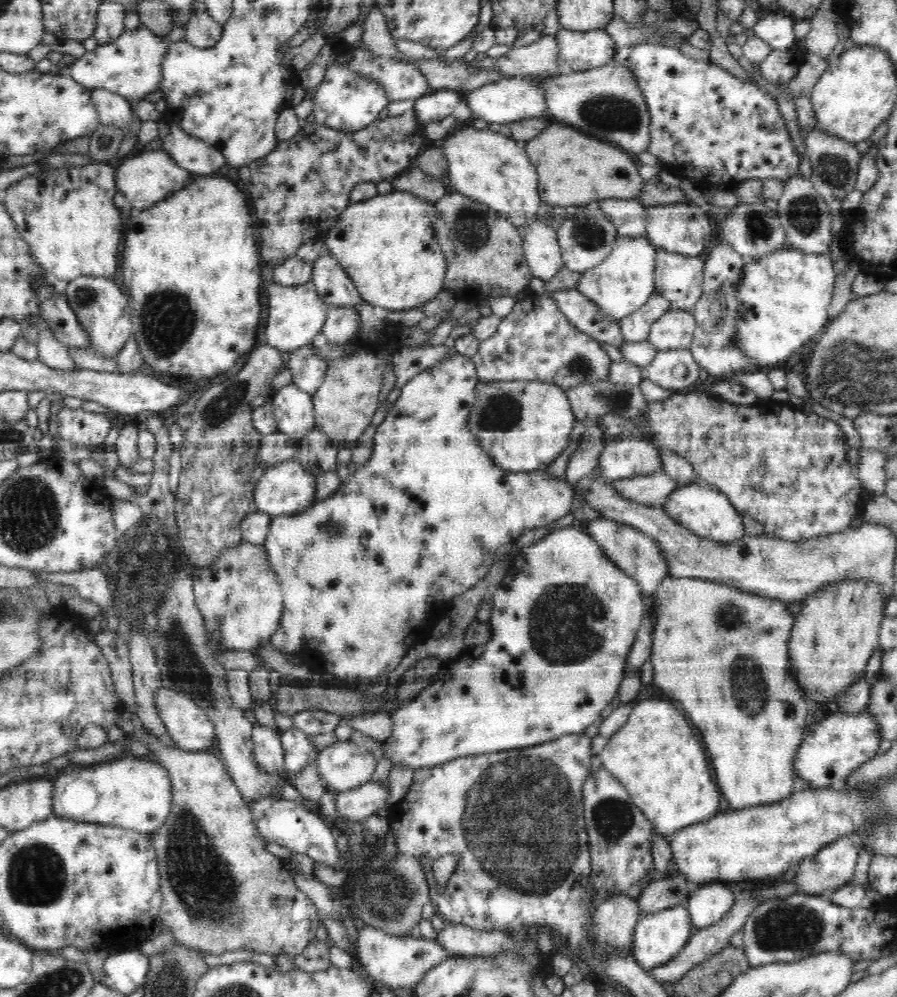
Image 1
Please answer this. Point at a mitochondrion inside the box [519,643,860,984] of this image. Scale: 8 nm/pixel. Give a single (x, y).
(799, 927)

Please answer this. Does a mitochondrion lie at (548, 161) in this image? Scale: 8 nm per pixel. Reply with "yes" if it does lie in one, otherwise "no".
no

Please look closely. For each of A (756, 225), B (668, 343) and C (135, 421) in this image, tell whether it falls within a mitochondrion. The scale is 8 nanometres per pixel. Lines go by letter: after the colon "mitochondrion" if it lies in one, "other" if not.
A: mitochondrion
B: other
C: other

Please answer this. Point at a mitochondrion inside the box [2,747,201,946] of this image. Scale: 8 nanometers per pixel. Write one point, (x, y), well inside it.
(36, 876)

